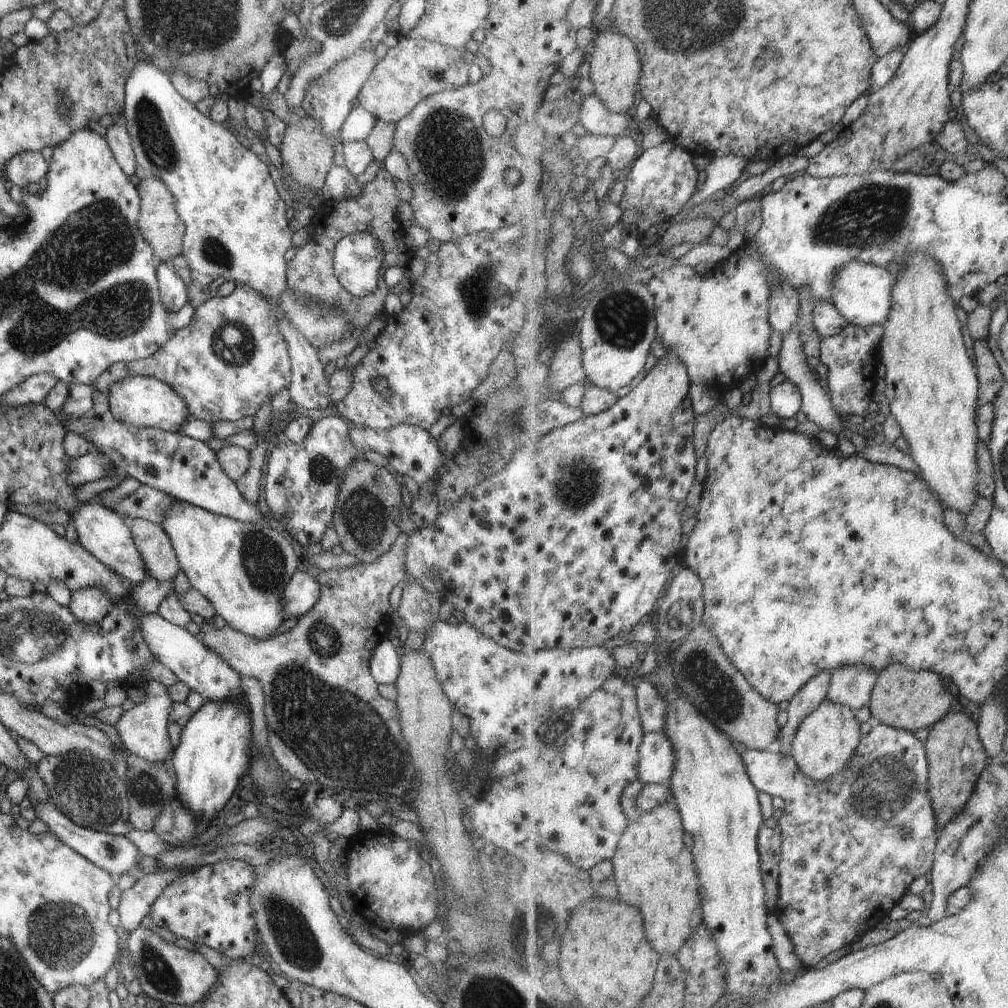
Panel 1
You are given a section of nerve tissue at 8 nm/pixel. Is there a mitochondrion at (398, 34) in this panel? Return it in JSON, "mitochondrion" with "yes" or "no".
{"mitochondrion":"no"}

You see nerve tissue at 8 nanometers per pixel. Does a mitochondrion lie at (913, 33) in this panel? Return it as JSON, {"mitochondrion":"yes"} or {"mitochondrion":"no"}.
{"mitochondrion":"no"}

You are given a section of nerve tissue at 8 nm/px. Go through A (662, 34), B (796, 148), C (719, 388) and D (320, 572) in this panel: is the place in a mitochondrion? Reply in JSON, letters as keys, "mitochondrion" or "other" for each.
{"A":"mitochondrion","B":"other","C":"other","D":"other"}

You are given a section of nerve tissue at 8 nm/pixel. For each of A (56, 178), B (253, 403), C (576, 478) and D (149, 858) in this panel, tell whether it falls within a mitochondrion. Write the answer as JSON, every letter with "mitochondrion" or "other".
{"A":"other","B":"other","C":"mitochondrion","D":"other"}

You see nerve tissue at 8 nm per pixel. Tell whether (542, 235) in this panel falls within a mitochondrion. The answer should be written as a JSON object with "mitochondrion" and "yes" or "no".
{"mitochondrion":"no"}

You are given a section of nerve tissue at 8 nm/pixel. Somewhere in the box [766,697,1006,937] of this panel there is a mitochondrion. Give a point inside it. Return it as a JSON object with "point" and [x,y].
{"point":[882,785]}

